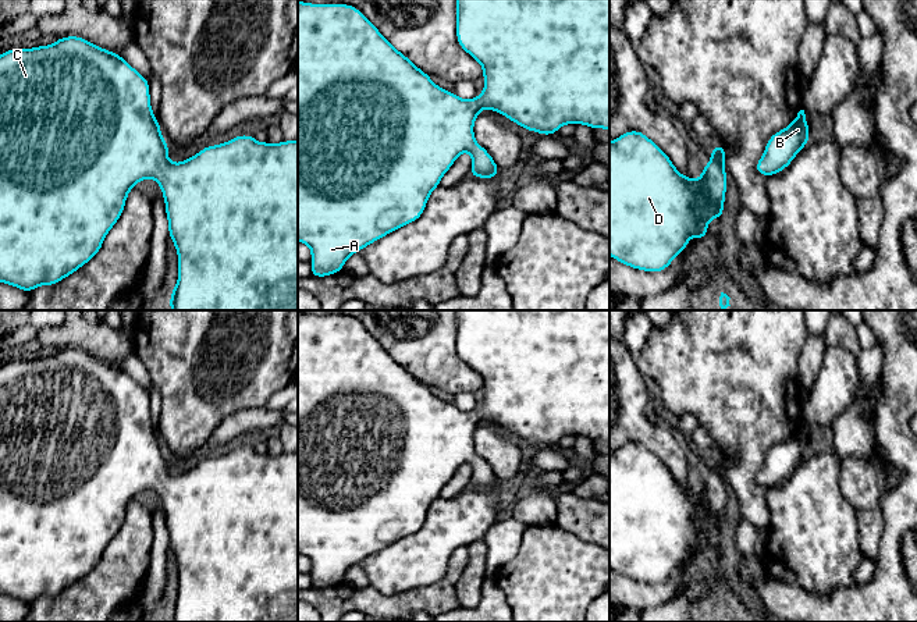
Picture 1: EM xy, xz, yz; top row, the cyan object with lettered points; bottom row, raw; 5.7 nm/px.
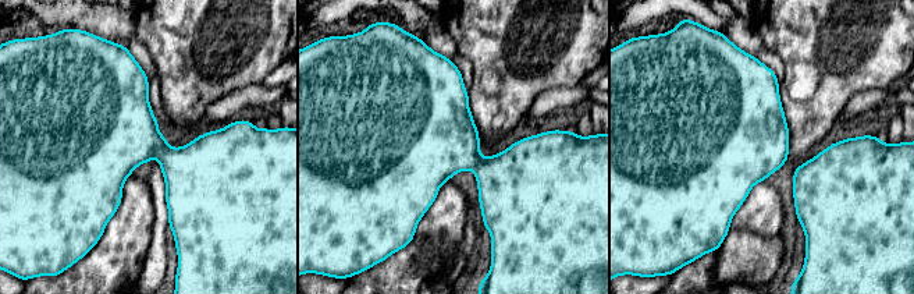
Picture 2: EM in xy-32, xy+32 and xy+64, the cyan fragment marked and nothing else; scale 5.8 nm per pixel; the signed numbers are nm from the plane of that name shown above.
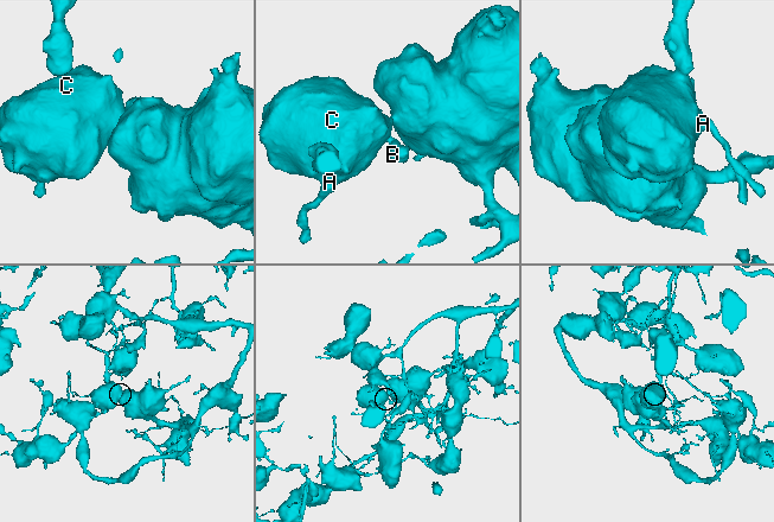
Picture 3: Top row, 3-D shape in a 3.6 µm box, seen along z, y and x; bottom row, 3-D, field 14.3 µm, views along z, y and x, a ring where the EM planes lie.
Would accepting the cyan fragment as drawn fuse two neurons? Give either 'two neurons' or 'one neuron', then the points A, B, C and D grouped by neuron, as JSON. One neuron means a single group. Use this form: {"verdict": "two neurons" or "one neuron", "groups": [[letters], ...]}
{"verdict": "one neuron", "groups": [["A", "B", "C", "D"]]}

